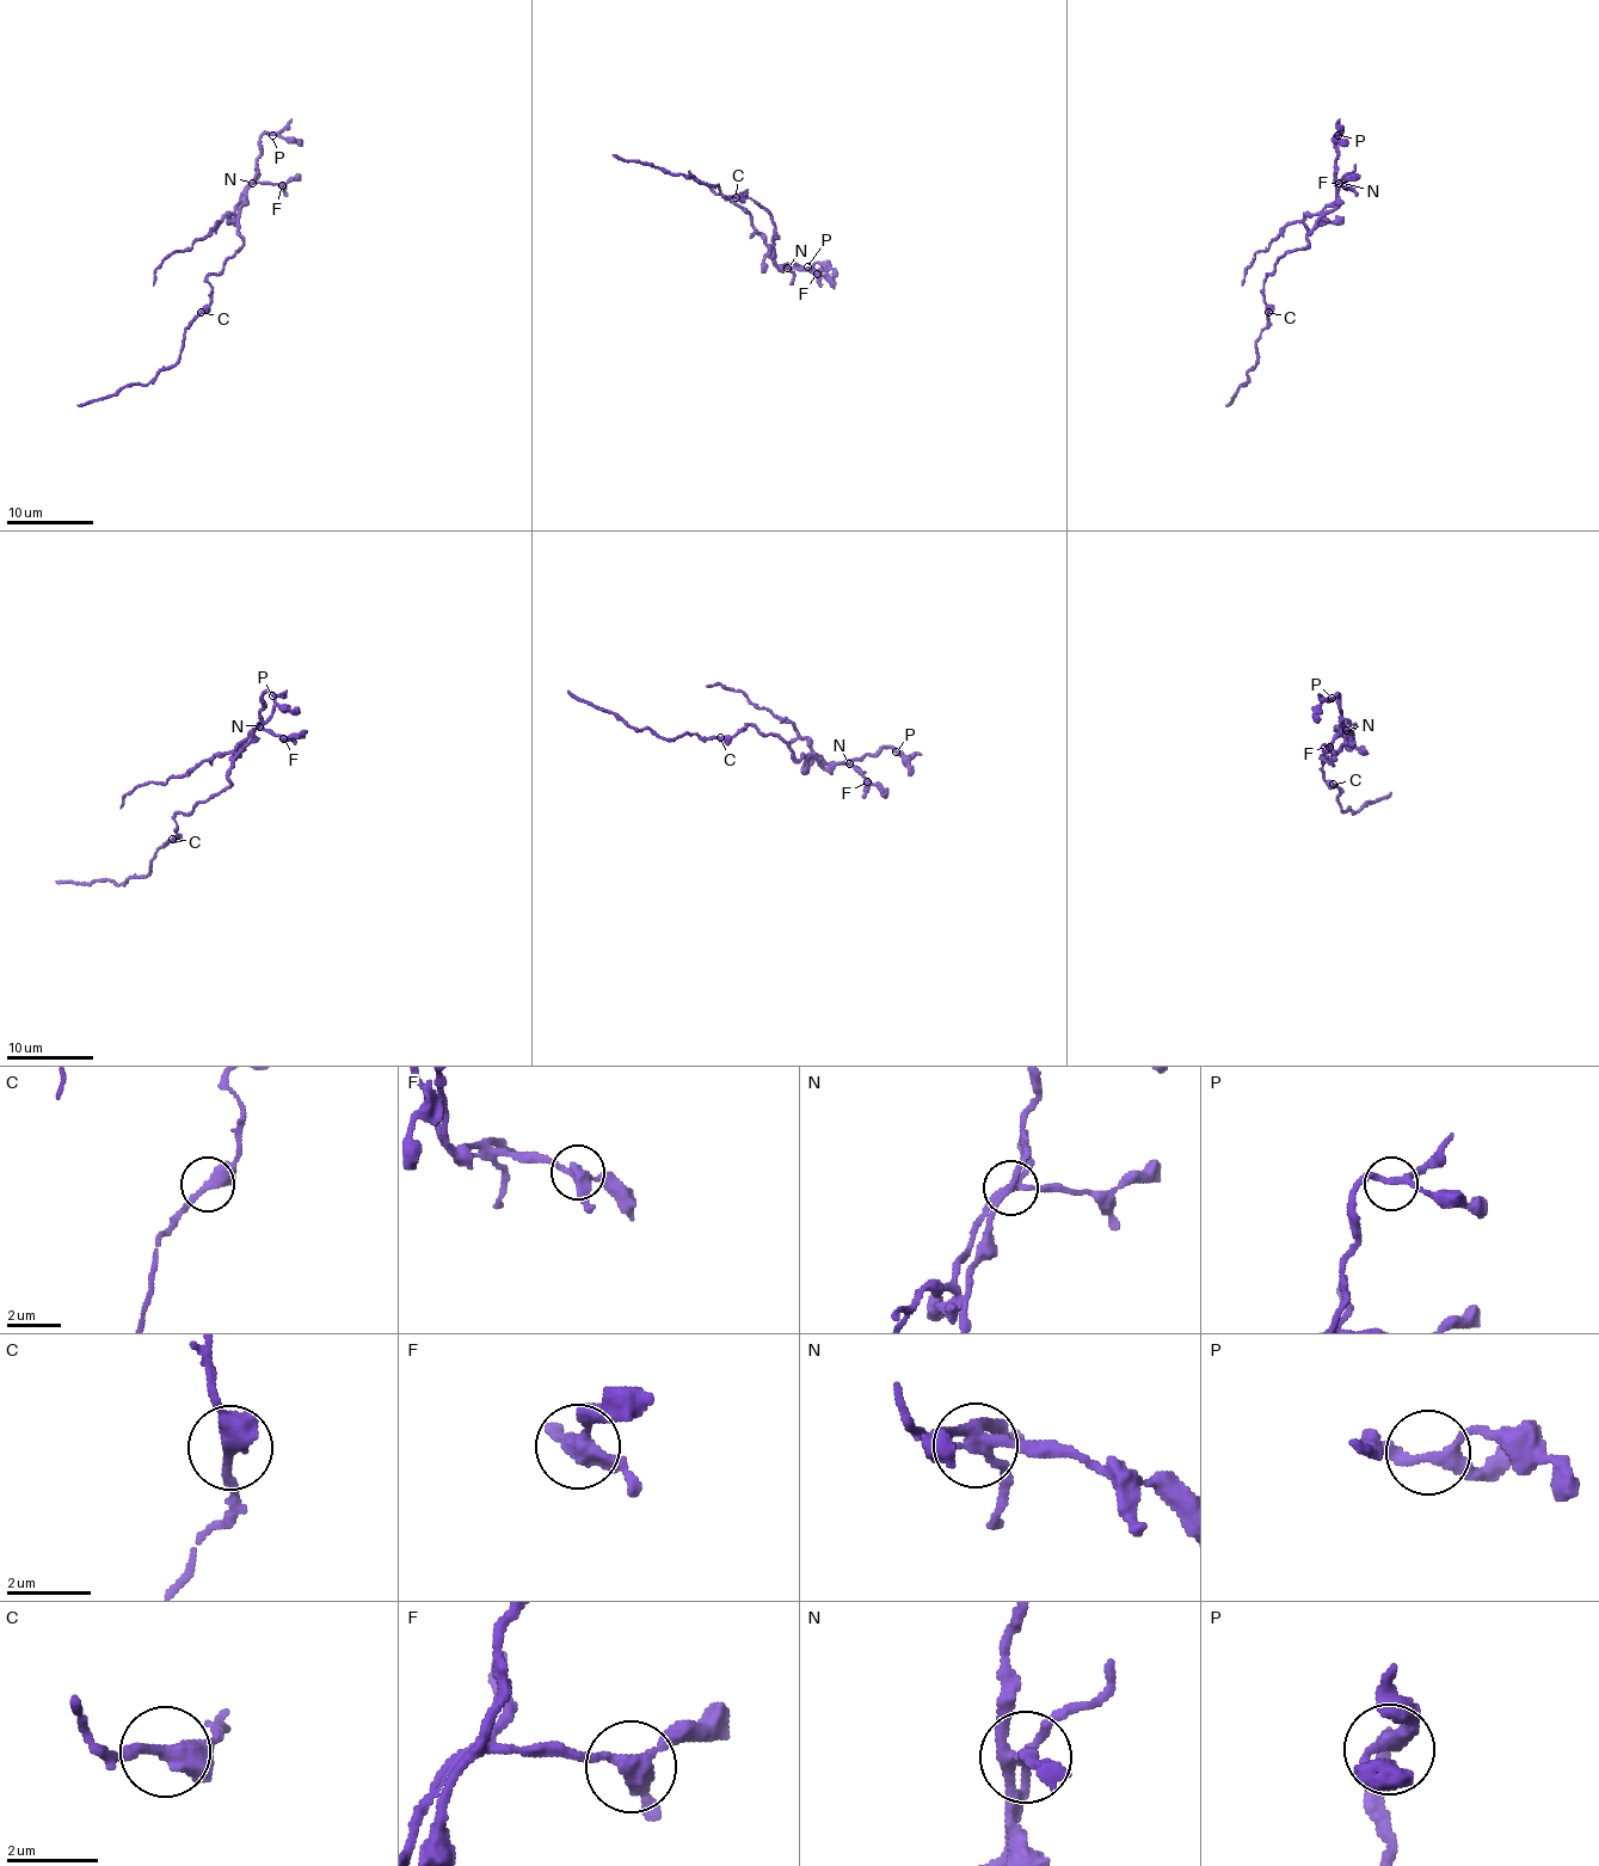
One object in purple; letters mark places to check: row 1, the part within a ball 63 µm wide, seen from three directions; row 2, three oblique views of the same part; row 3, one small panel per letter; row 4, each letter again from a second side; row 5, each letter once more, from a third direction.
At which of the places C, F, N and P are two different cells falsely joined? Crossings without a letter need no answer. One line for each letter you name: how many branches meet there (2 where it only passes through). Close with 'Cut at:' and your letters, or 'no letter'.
N: 4 branches meet
Cut at: N

